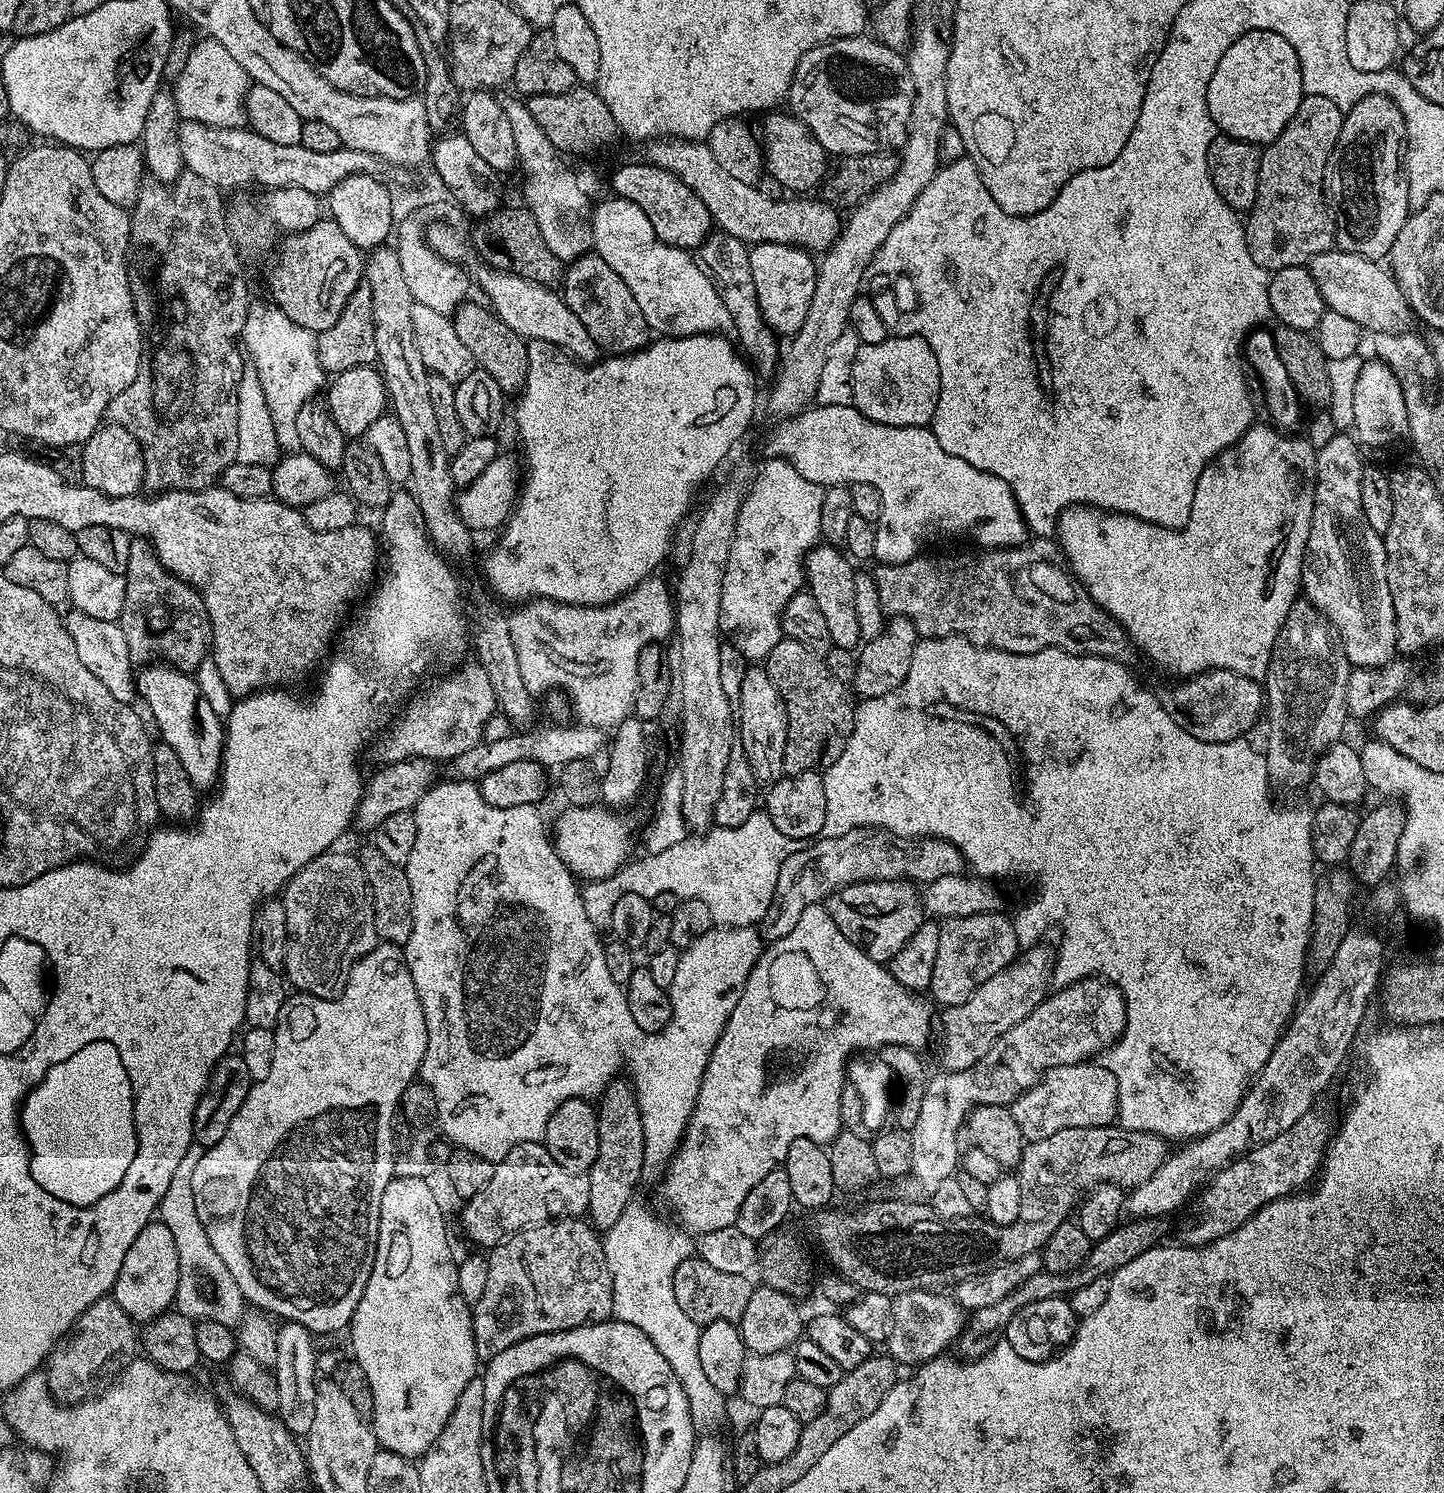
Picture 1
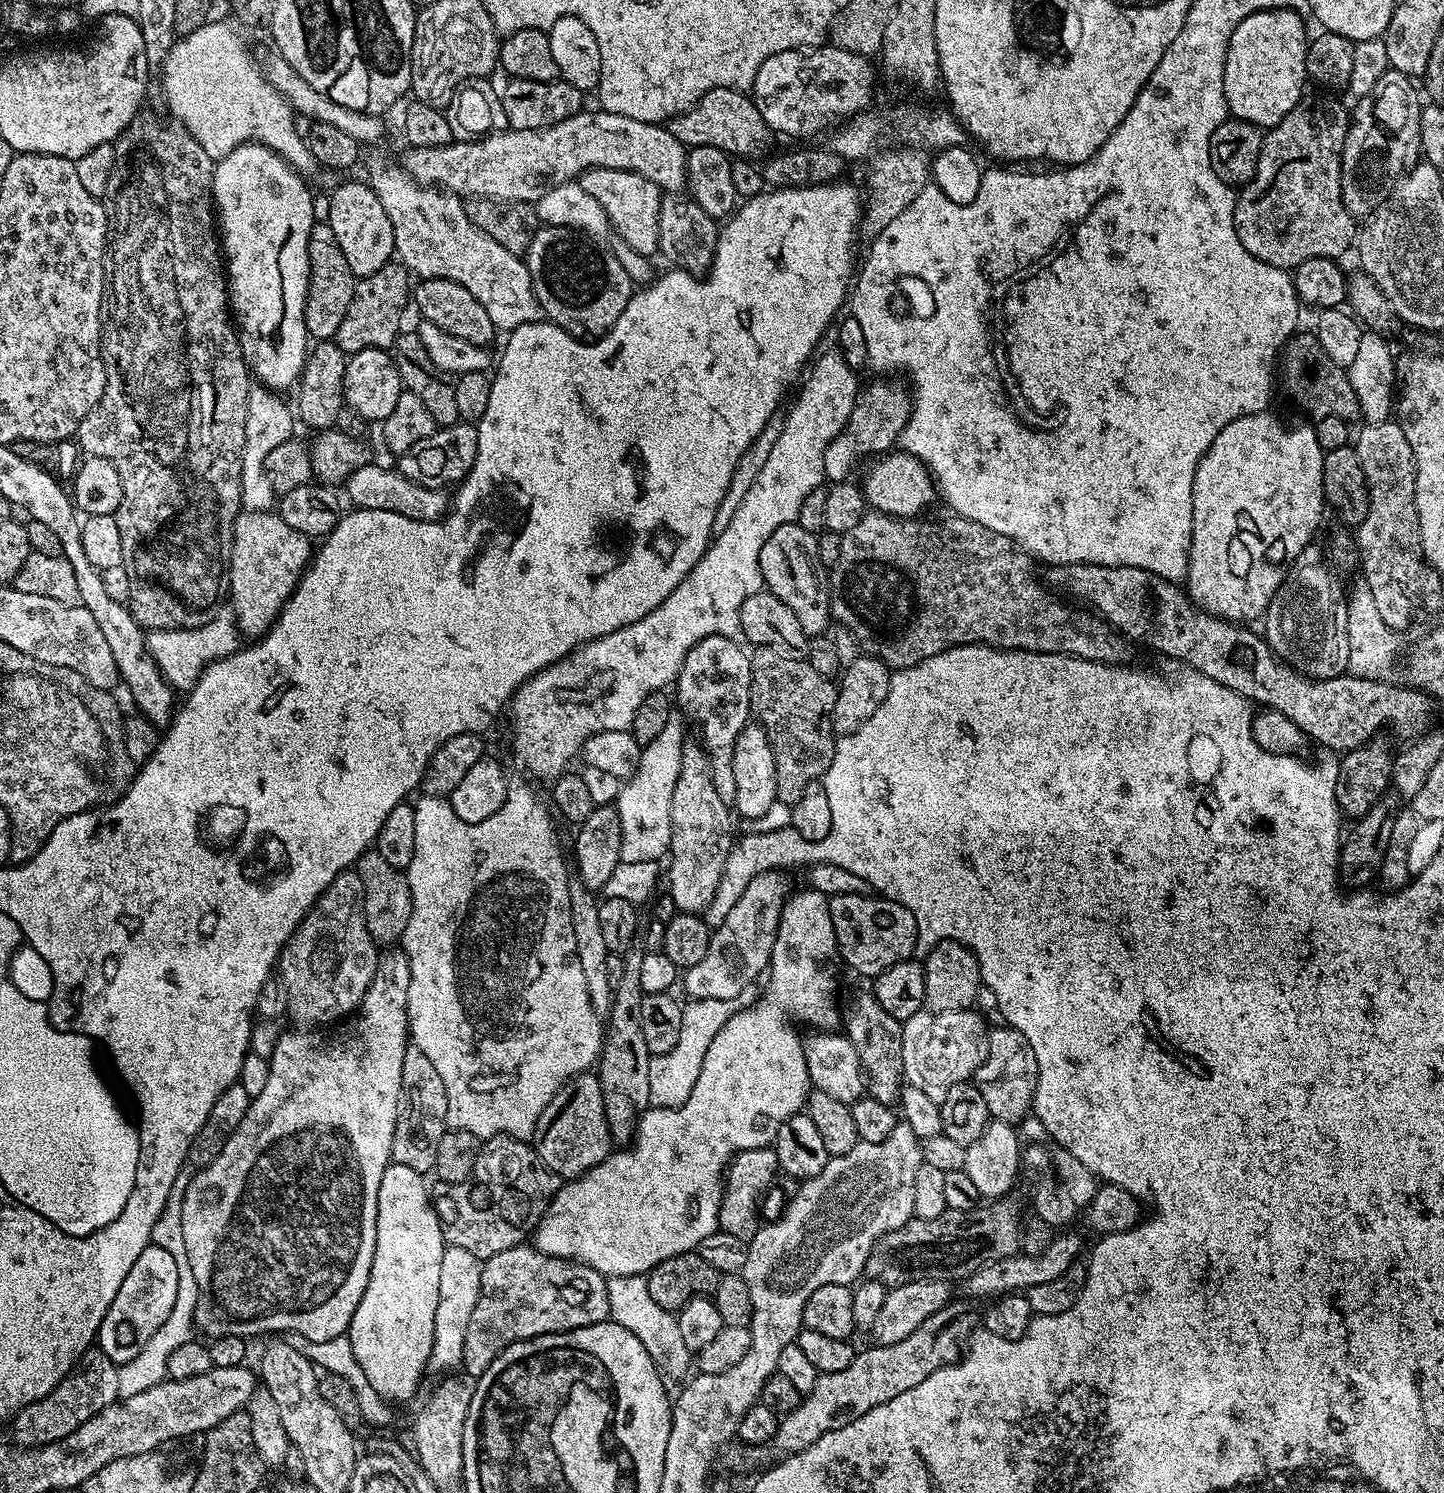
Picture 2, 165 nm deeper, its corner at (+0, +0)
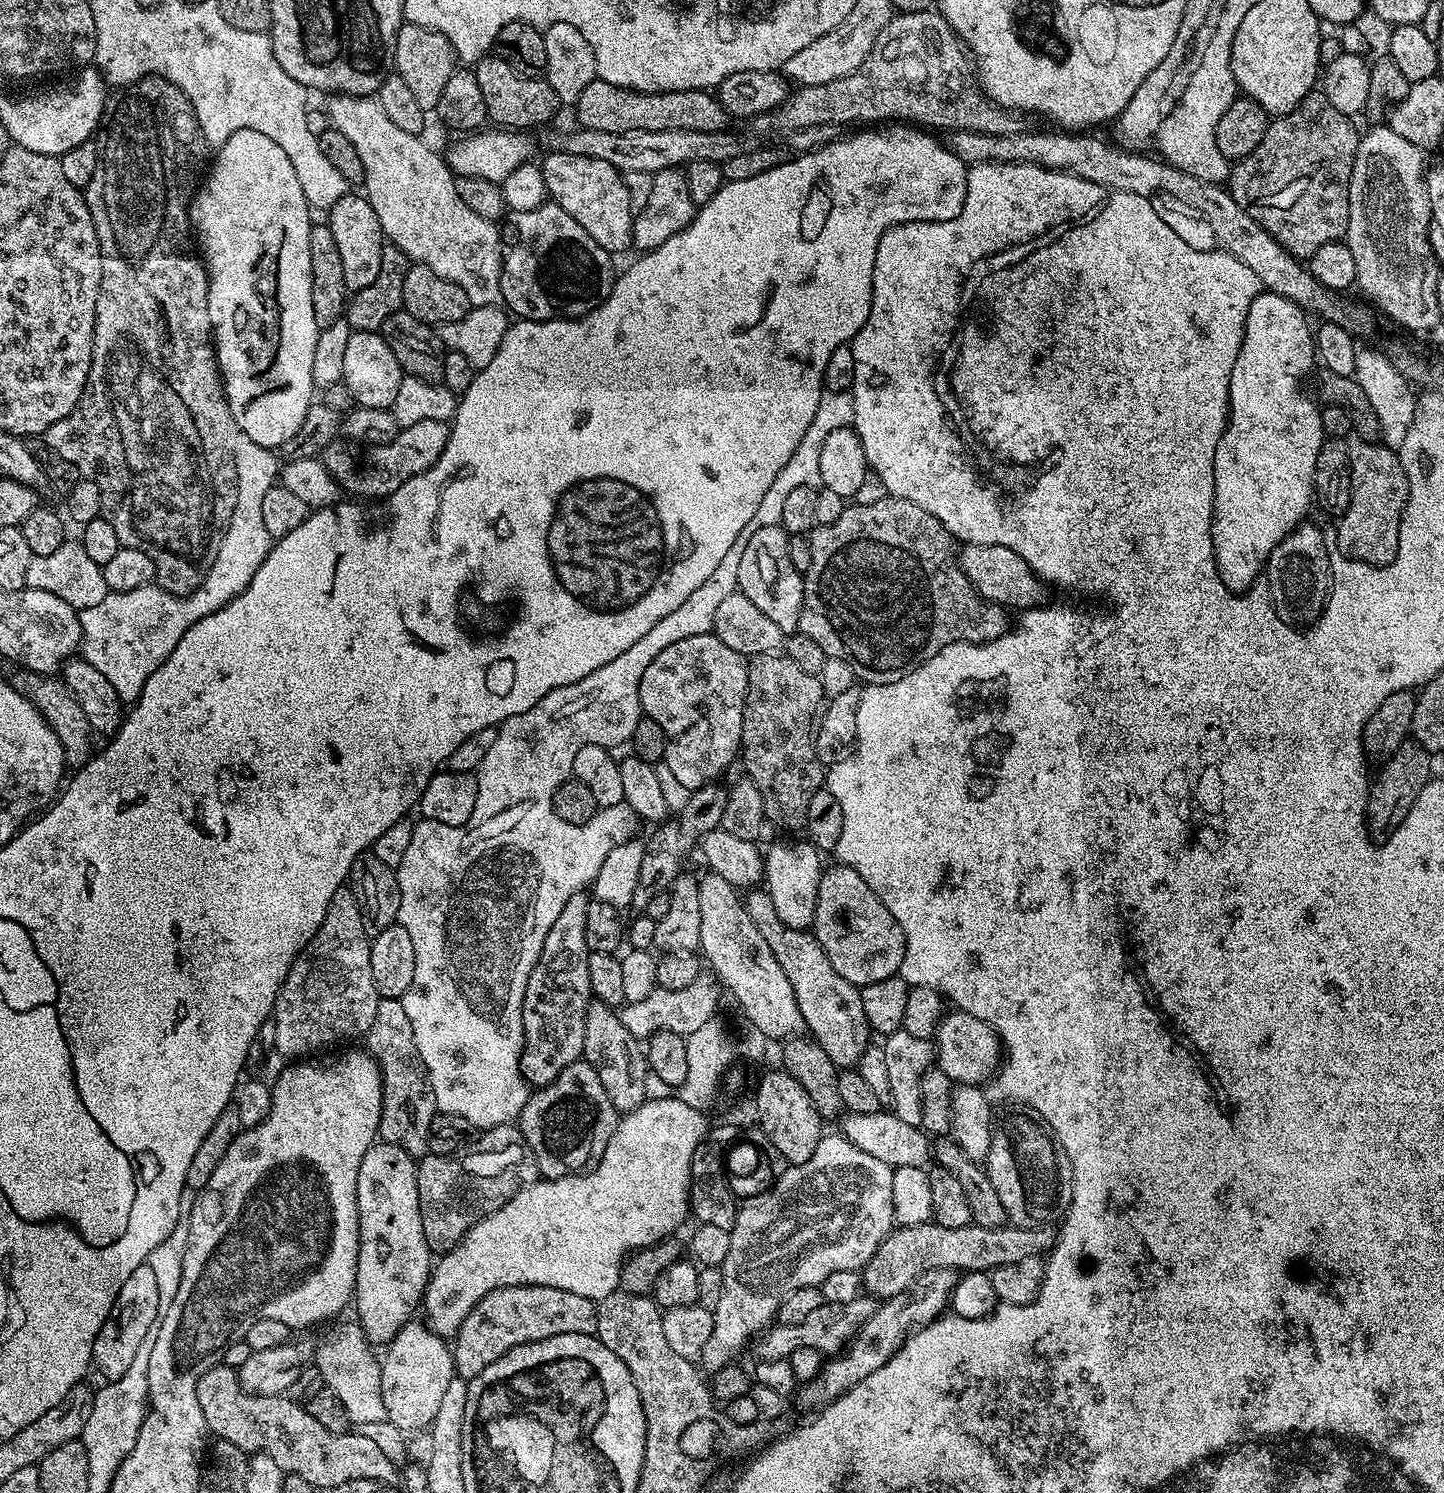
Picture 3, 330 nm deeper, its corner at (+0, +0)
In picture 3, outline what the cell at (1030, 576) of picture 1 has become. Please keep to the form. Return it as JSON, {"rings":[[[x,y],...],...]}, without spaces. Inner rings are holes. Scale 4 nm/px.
{"rings":[[[887,494],[881,497],[881,500],[872,500],[869,504],[849,503],[837,520],[812,528],[807,537],[810,546],[810,566],[803,573],[804,601],[800,615],[799,635],[814,638],[814,642],[822,646],[825,657],[836,657],[846,662],[847,666],[853,670],[855,679],[860,682],[864,680],[865,685],[898,682],[904,679],[907,672],[914,670],[919,664],[924,664],[930,658],[934,658],[938,650],[953,646],[983,646],[986,642],[997,640],[1010,627],[1009,609],[1002,604],[991,604],[989,600],[983,600],[966,578],[966,574],[960,568],[960,561],[954,548],[952,552],[954,537],[942,526],[942,522],[938,522],[938,518],[934,518],[932,514],[926,514],[922,506],[914,506],[914,502],[906,502],[902,498]]]}

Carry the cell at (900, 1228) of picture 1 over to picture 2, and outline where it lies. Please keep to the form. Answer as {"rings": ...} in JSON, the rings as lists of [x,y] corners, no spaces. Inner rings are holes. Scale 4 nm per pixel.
{"rings":[[[988,1202],[969,1212],[946,1210],[942,1214],[938,1214],[938,1218],[926,1218],[925,1220],[913,1218],[906,1221],[901,1228],[886,1233],[876,1243],[864,1267],[865,1273],[871,1279],[881,1280],[885,1286],[918,1282],[919,1280],[947,1280],[949,1282],[957,1280],[960,1282],[990,1262],[1017,1255],[1020,1252],[1022,1211],[1020,1212],[1020,1208],[1016,1204],[1004,1203],[1008,1202]]]}

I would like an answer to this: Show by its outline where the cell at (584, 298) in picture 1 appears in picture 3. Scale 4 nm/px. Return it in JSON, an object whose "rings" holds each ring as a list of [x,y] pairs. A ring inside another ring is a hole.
{"rings":[[[545,202],[534,210],[509,211],[500,229],[500,298],[503,307],[521,320],[575,318],[606,302],[616,282],[613,253],[602,250],[562,206]]]}

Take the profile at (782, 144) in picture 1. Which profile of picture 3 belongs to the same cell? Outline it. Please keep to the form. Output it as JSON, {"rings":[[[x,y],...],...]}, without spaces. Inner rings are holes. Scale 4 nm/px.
{"rings":[[[599,78],[590,82],[574,105],[579,127],[590,130],[702,130],[722,132],[729,127],[730,117],[711,91],[691,88],[677,92],[635,92],[633,88],[610,86]]]}

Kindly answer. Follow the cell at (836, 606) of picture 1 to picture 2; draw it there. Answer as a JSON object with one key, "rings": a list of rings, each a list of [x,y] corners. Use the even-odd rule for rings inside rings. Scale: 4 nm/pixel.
{"rings":[[[798,523],[783,524],[774,530],[774,534],[770,534],[770,538],[766,538],[766,546],[762,546],[760,555],[764,588],[782,598],[782,602],[794,610],[794,618],[798,618],[802,630],[809,638],[825,635],[829,631],[828,624],[833,623],[832,607],[828,605],[826,576],[817,561],[817,537],[817,533],[804,530]]]}

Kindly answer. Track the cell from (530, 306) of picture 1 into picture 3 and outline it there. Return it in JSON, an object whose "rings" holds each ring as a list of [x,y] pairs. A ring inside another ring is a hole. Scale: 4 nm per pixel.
{"rings":[[[336,94],[329,100],[332,100],[328,104],[331,127],[346,134],[354,150],[358,150],[358,158],[362,158],[362,192],[367,196],[370,206],[374,206],[374,214],[378,214],[385,241],[405,252],[409,261],[430,266],[434,274],[454,282],[454,286],[462,286],[471,307],[499,305],[502,270],[500,229],[493,221],[474,214],[474,210],[470,210],[470,206],[464,205],[462,198],[458,198],[456,176],[449,168],[447,159],[441,153],[439,156],[424,138],[401,130],[397,124],[390,122],[379,99]]]}

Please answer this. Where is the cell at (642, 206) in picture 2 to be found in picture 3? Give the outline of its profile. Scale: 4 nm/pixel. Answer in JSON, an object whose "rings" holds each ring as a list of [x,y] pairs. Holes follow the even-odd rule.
{"rings":[[[549,151],[550,154],[540,164],[540,173],[551,203],[562,206],[602,250],[619,254],[632,248],[632,222],[634,210],[630,206],[630,192],[617,168],[602,158],[590,158],[582,154]]]}

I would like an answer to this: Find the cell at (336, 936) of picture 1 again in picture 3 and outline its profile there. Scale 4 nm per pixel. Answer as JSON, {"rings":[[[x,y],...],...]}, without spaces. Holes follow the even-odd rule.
{"rings":[[[351,887],[339,888],[334,898],[330,898],[330,906],[326,910],[326,918],[322,918],[322,926],[318,926],[314,938],[310,938],[308,945],[297,954],[282,982],[280,993],[276,996],[276,1007],[270,1017],[274,1022],[275,1051],[285,1058],[304,1058],[307,1057],[304,1056],[307,1052],[316,1052],[327,1044],[367,1034],[382,998],[370,970],[371,949],[372,941],[364,929],[356,895],[352,893]]]}

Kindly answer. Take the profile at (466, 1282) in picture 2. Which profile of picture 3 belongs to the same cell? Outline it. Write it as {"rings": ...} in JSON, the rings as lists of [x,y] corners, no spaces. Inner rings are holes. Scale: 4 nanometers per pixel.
{"rings":[[[412,1320],[405,1323],[402,1330],[389,1343],[386,1350],[388,1352],[381,1359],[380,1367],[382,1400],[385,1403],[387,1420],[398,1426],[400,1431],[423,1431],[432,1424],[434,1415],[438,1414],[443,1395],[450,1382],[456,1378],[451,1347],[446,1344],[447,1341],[428,1328],[425,1323],[415,1324]]]}

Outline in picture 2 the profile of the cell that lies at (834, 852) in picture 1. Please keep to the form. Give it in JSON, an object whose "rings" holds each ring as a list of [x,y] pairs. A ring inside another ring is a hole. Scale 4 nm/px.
{"rings":[[[780,870],[763,872],[742,890],[742,898],[734,902],[730,914],[713,931],[710,938],[710,950],[698,966],[690,966],[683,973],[682,988],[692,1000],[725,1000],[741,998],[744,991],[763,977],[772,962],[772,951],[776,941],[776,931],[782,918],[784,903],[790,895],[788,880]]]}

